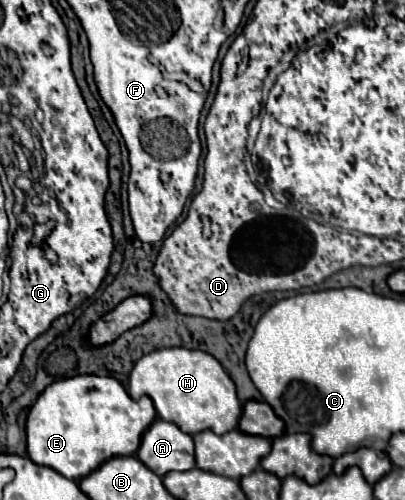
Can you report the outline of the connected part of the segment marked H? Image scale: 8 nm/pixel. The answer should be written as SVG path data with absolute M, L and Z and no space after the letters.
M172 347L172 349L158 349L154 353L148 353L134 365L130 373L128 393L132 399L140 399L142 395L148 395L154 401L154 407L161 419L178 423L178 427L190 435L200 433L202 429L212 429L214 433L226 433L238 425L238 419L242 413L242 405L236 397L236 387L228 377L228 373L222 369L222 365L214 357L196 349L190 351L184 347Z

